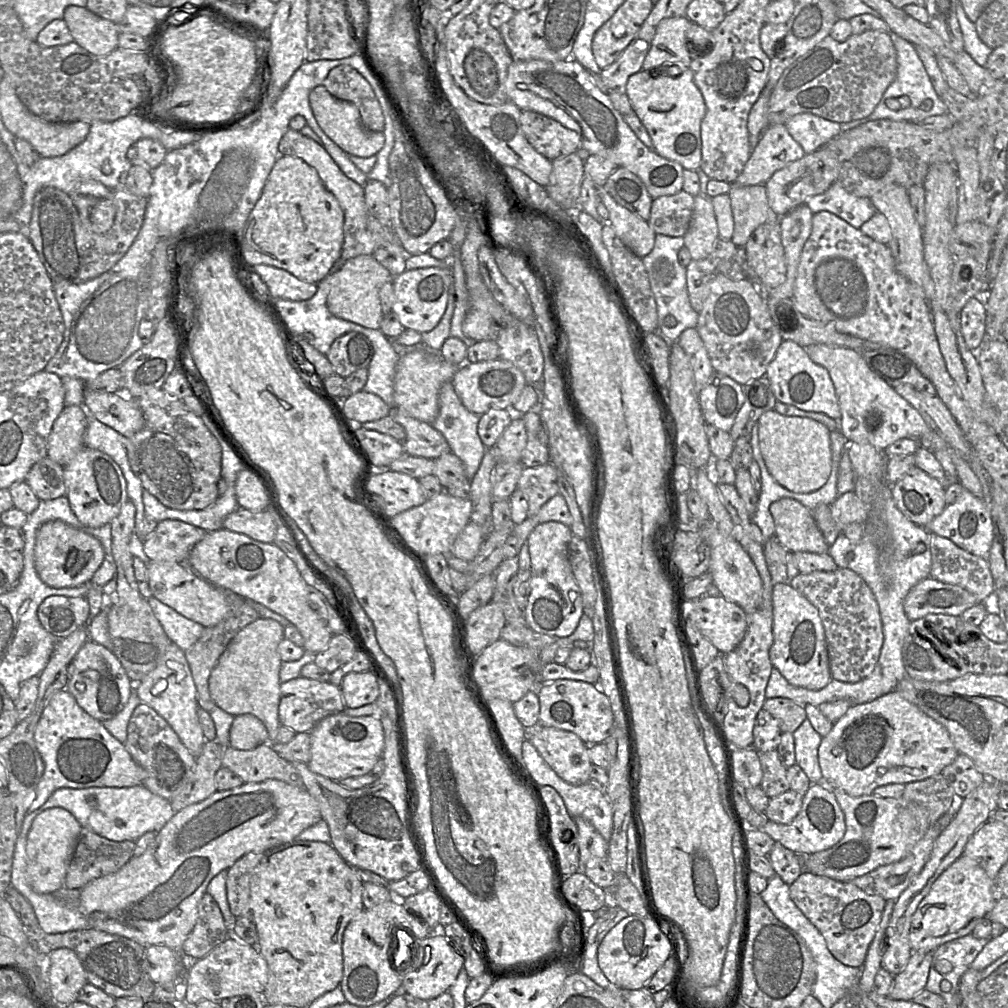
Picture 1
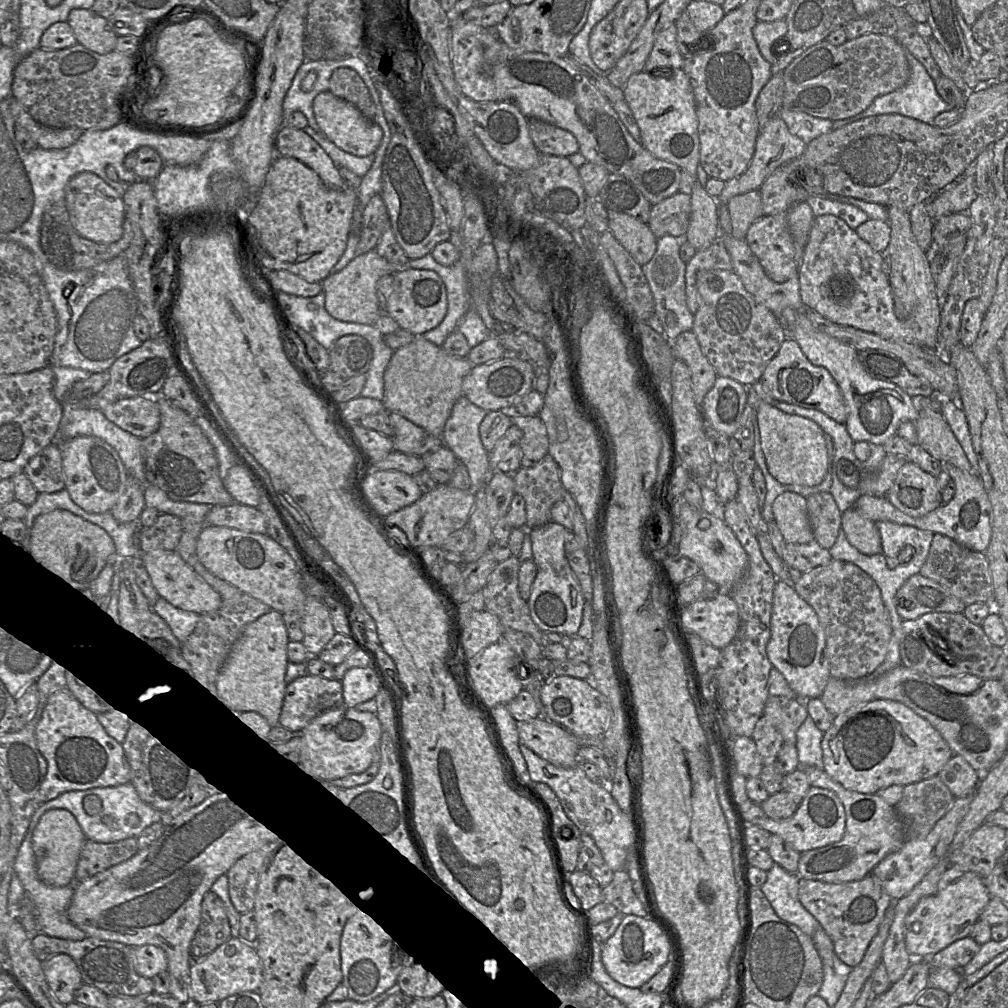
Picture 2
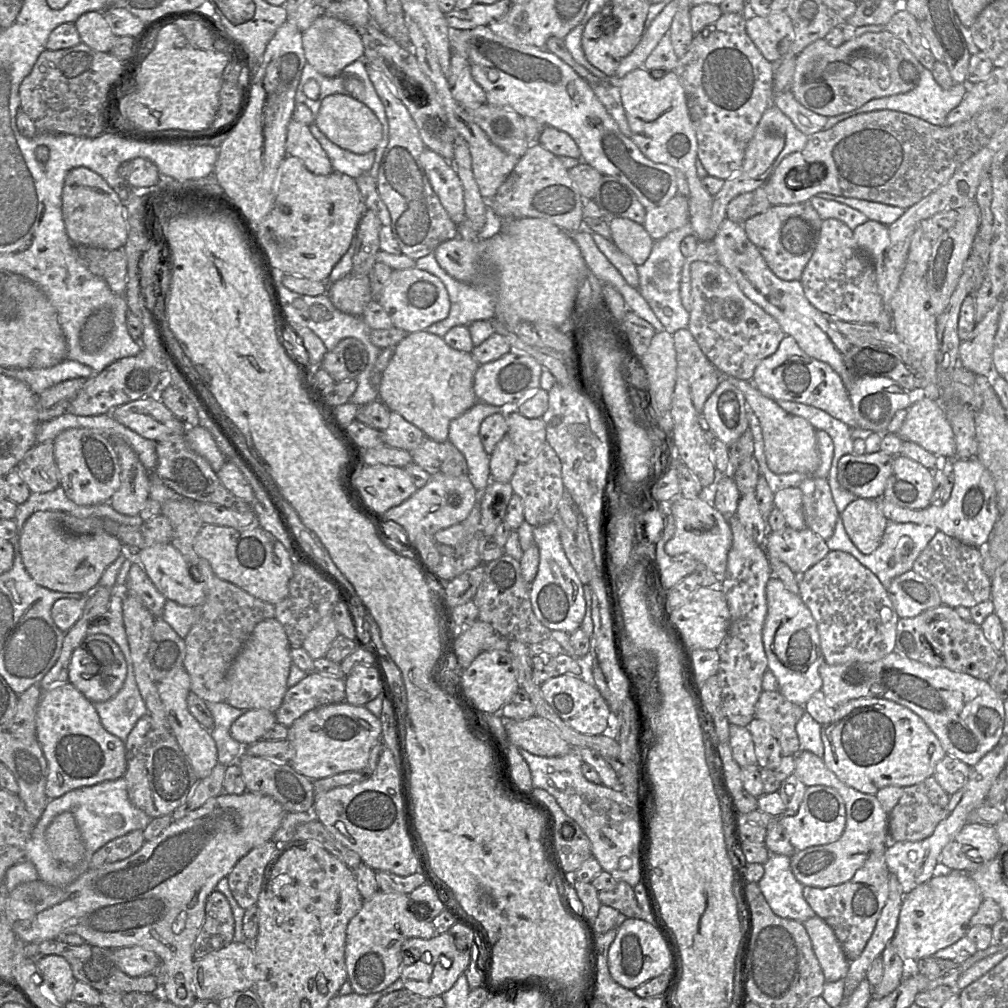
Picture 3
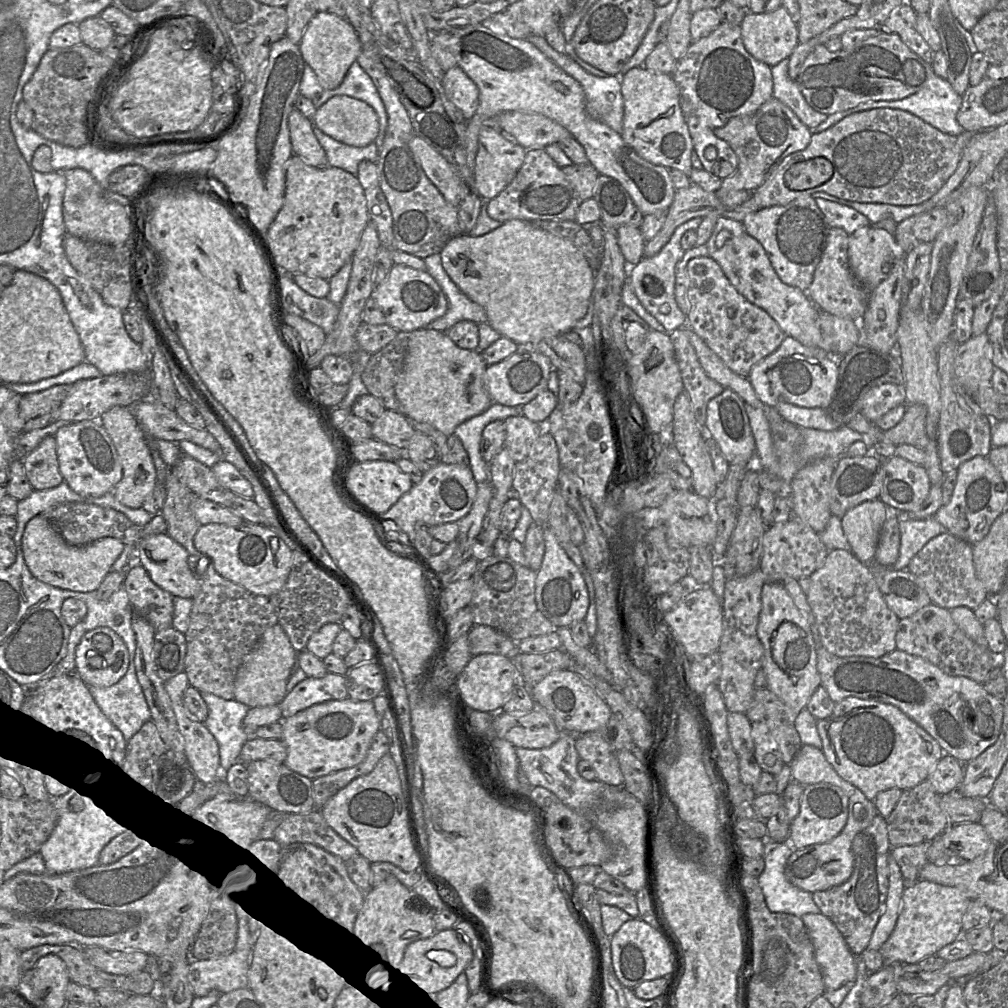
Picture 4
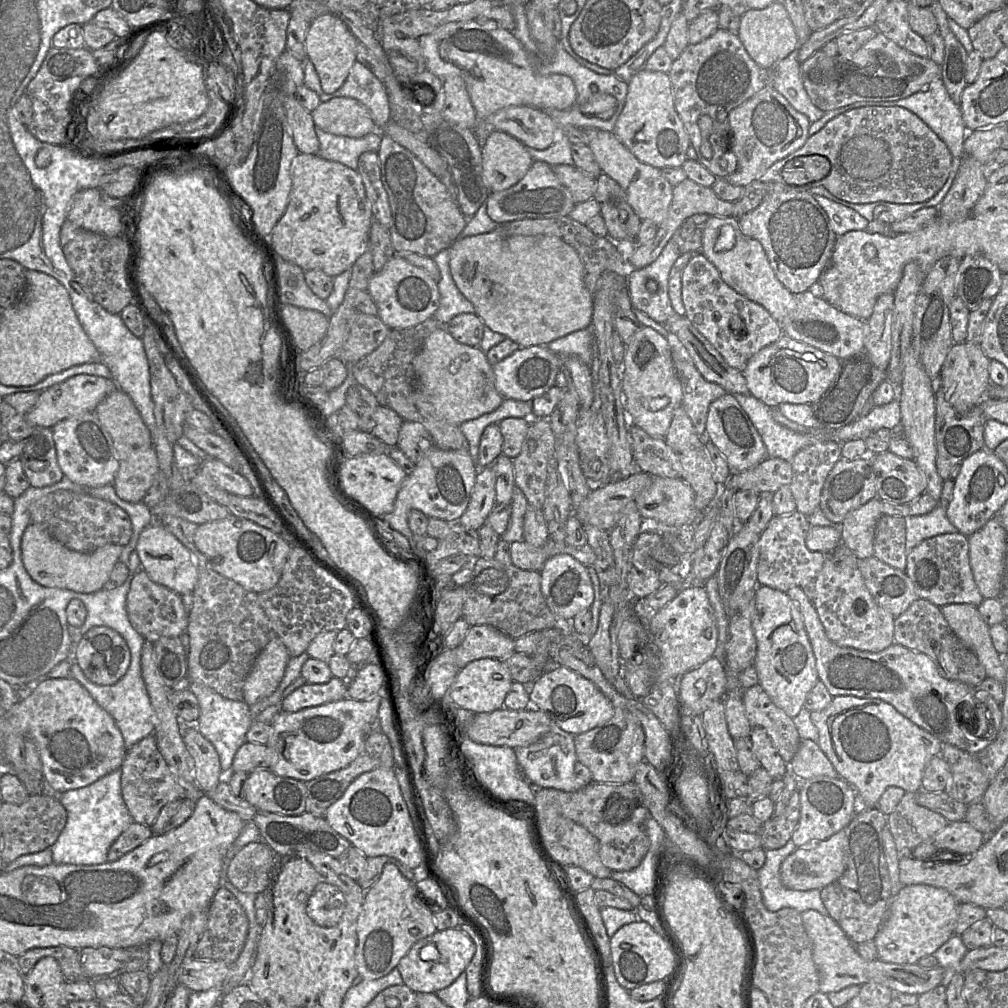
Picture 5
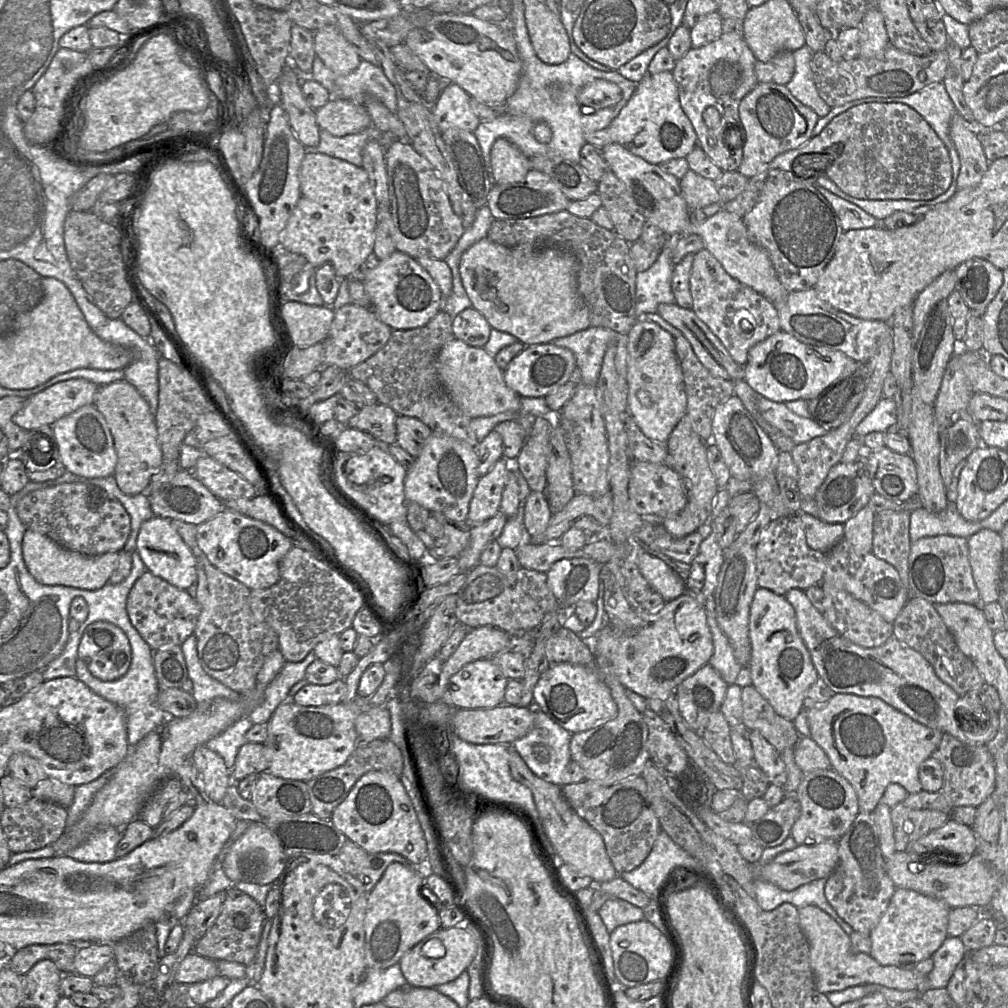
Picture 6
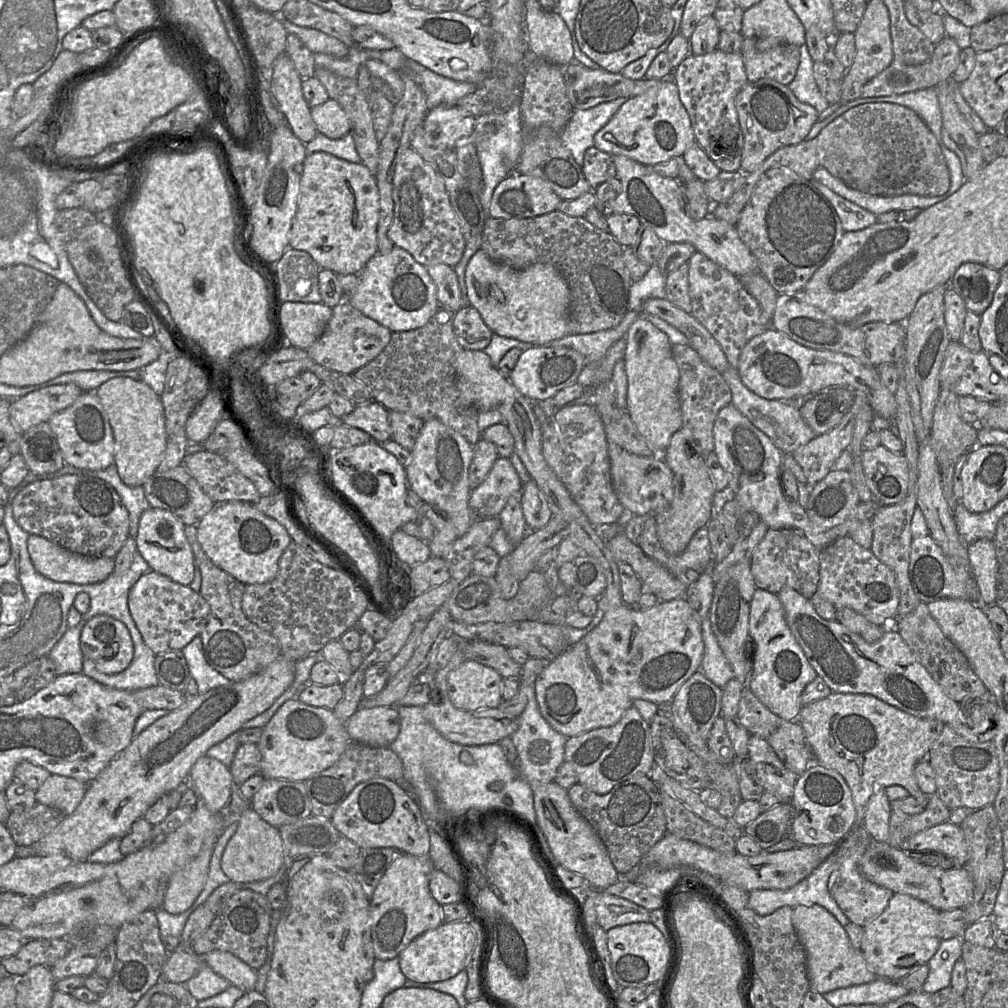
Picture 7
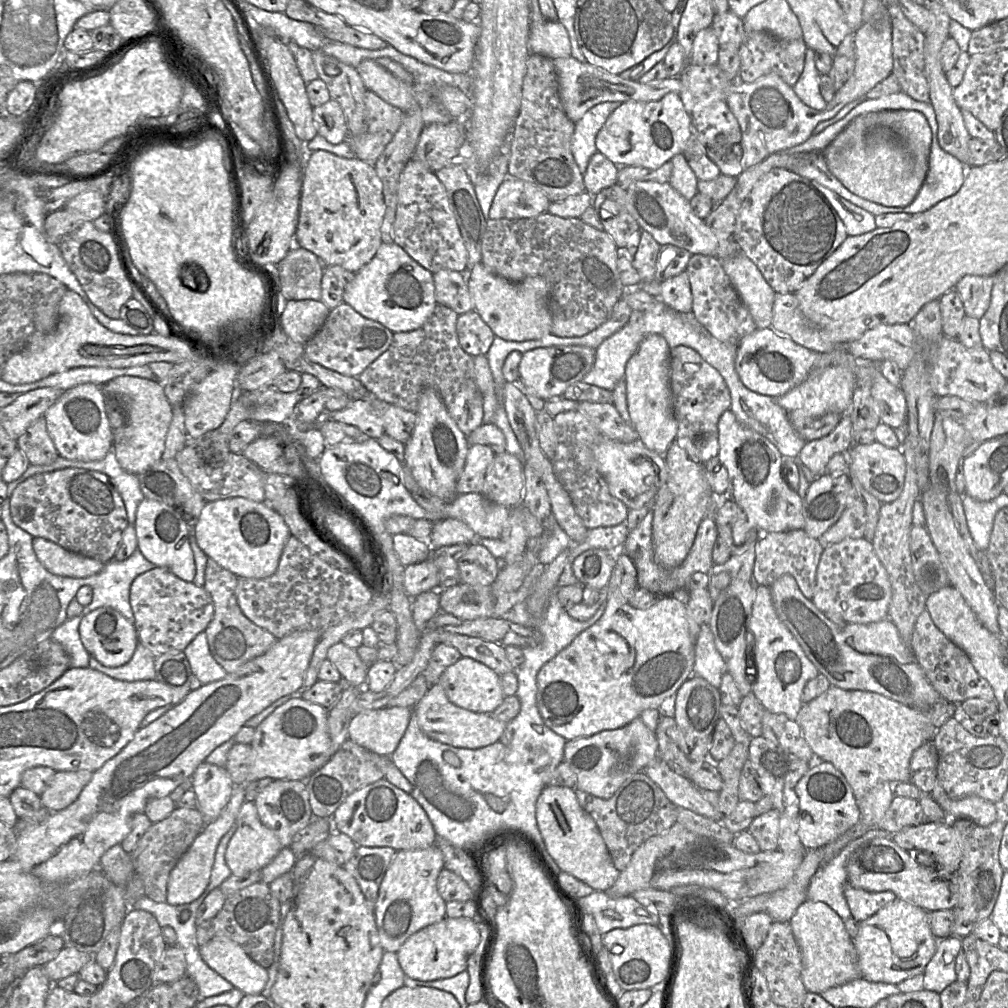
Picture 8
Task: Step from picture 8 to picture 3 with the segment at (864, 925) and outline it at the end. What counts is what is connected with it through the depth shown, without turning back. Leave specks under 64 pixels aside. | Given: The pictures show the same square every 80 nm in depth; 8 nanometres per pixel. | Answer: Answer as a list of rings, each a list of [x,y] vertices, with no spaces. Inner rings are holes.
[[[951,870],[947,874],[936,874],[904,895],[896,932],[890,945],[904,961],[916,962],[931,957],[966,936],[969,921],[983,899],[969,873]]]

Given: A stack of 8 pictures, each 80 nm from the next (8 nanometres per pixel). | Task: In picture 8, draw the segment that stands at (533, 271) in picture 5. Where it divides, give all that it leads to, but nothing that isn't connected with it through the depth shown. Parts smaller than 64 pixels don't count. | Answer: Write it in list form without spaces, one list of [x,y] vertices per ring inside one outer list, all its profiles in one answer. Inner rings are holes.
[[[479,262],[472,267],[467,284],[474,309],[495,336],[509,341],[526,341],[537,340],[551,333],[549,287],[543,277],[529,276],[522,281],[512,282],[495,275]]]

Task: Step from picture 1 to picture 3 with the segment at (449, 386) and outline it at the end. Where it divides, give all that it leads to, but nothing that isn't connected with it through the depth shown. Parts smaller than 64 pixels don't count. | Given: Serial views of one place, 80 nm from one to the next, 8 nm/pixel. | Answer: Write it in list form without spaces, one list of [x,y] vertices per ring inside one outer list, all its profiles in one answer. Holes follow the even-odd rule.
[[[478,401],[449,424],[448,441],[464,455],[468,477],[479,493],[491,481],[490,455],[485,452],[479,436],[480,425],[488,416],[501,412],[502,407]]]

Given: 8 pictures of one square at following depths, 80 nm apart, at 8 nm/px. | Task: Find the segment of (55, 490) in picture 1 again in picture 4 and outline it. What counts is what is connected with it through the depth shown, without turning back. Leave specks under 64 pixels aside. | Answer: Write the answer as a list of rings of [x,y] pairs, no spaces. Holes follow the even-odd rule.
[[[54,436],[45,437],[22,463],[33,490],[54,488],[64,480],[59,471]]]

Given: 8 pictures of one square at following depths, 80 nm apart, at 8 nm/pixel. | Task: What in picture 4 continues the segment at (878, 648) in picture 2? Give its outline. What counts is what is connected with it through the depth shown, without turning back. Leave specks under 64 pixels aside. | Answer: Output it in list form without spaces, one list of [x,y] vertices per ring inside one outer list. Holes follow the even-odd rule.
[[[843,549],[830,550],[823,564],[809,579],[806,598],[814,615],[821,643],[827,651],[839,657],[880,658],[896,649],[896,633],[900,619],[885,602],[870,567],[858,560],[852,552]]]

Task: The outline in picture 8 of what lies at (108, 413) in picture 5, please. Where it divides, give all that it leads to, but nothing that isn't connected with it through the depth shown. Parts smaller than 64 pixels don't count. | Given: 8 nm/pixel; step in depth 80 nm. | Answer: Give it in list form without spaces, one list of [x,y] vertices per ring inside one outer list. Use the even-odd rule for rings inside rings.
[[[133,376],[116,377],[101,386],[107,398],[117,398],[125,406],[126,419],[122,427],[113,431],[113,452],[123,470],[139,475],[162,459],[166,436],[172,420],[172,407],[168,402],[163,387],[158,381]]]

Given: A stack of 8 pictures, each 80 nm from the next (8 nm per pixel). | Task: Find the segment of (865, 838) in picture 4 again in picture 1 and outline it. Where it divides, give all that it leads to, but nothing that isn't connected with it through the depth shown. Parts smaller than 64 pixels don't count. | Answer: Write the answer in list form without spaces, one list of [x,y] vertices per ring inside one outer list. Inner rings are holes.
[[[805,870],[790,885],[789,892],[796,906],[821,932],[833,956],[844,965],[862,968],[881,922],[886,900],[866,893],[850,881],[834,880]]]

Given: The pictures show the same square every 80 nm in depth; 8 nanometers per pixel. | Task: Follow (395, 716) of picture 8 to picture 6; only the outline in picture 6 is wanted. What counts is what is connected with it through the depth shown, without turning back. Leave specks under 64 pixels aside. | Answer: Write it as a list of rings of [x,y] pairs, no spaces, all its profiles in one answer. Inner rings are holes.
[[[377,706],[361,713],[355,720],[355,729],[363,742],[389,738],[391,718],[388,709]]]

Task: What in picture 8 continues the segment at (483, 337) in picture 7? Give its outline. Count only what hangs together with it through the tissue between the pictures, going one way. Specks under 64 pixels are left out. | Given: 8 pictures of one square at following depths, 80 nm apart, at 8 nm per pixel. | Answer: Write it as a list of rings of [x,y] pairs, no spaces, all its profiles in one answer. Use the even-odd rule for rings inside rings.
[[[475,309],[458,315],[456,333],[460,347],[474,357],[486,355],[495,337]]]

